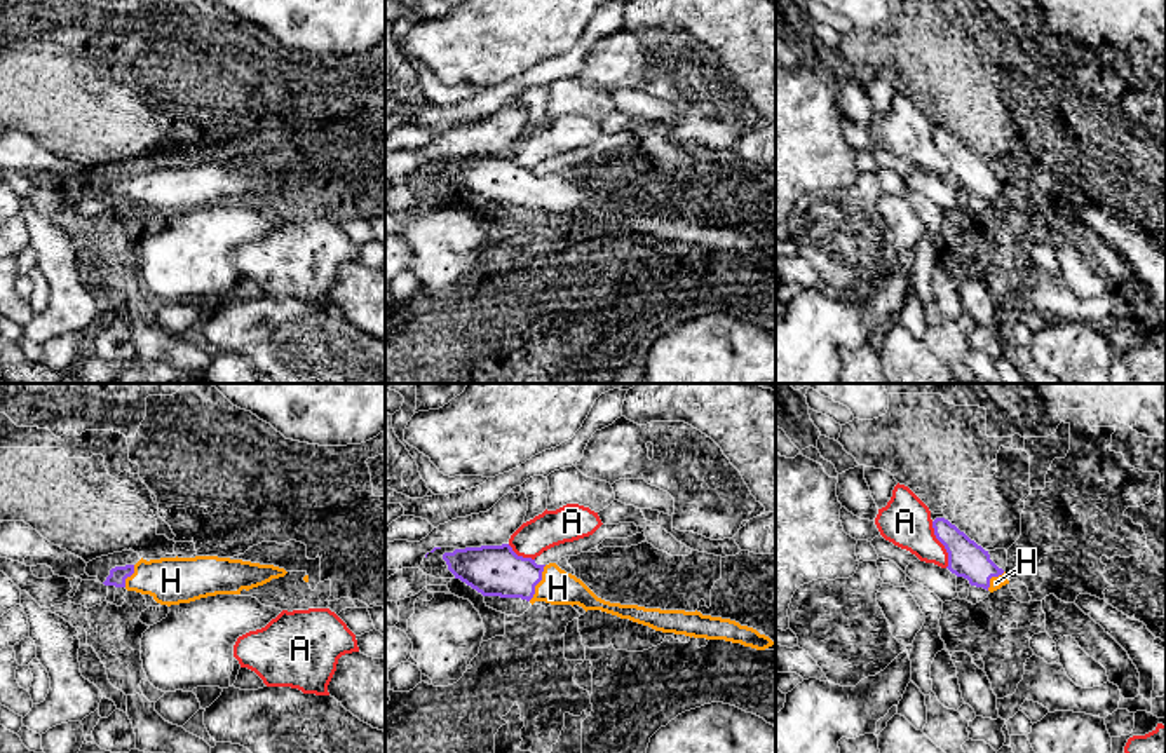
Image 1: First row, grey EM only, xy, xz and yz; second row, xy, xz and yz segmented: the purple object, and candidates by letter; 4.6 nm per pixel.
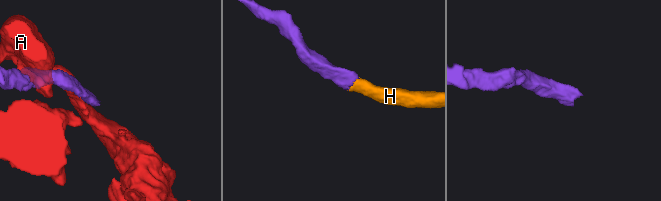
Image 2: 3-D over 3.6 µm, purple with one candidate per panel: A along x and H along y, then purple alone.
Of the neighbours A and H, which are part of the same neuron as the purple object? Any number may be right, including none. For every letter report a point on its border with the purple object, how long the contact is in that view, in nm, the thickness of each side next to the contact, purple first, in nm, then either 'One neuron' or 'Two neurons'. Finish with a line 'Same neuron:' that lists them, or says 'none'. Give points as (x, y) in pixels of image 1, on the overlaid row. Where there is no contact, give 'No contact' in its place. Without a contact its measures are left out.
A: Touches purple at yz (942, 542). Shared border 220 nm. Thickness 170 nm (purple) against 240 nm. Two neurons
H: Touches purple at xz (539, 581). Shared border 190 nm. Thickness 240 nm (purple) against 160 nm. One neuron
Same neuron: H

